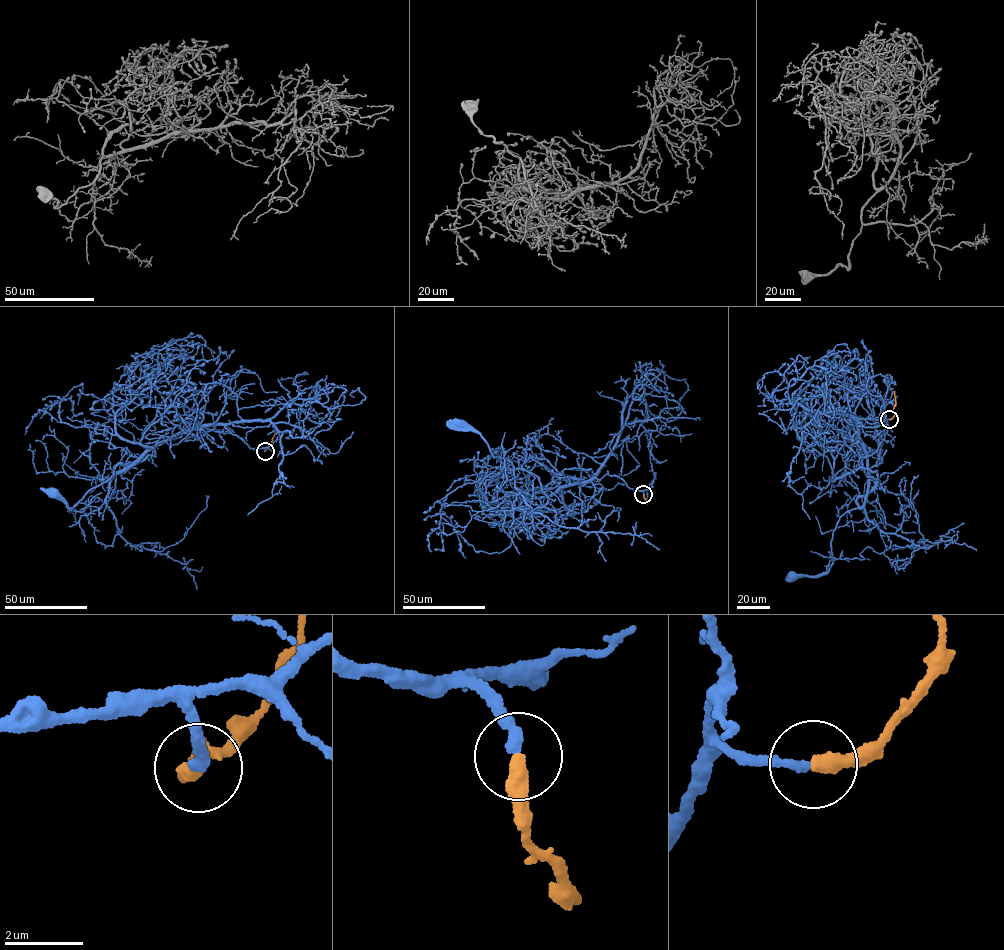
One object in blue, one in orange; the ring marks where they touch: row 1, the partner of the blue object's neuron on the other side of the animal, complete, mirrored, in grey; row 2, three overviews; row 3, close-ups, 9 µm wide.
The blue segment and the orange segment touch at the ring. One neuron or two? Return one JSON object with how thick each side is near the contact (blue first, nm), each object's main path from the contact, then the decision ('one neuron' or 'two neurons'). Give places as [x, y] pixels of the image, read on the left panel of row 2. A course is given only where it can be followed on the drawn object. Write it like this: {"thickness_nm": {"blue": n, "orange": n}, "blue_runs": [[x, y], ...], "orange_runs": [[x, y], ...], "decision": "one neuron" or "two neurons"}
{"thickness_nm": {"blue": 280, "orange": 400}, "blue_runs": [[265, 451], [251, 448], [221, 425], [206, 424], [177, 432], [113, 470], [71, 508], [53, 492]], "orange_runs": [[265, 451], [279, 429]], "decision": "one neuron"}

